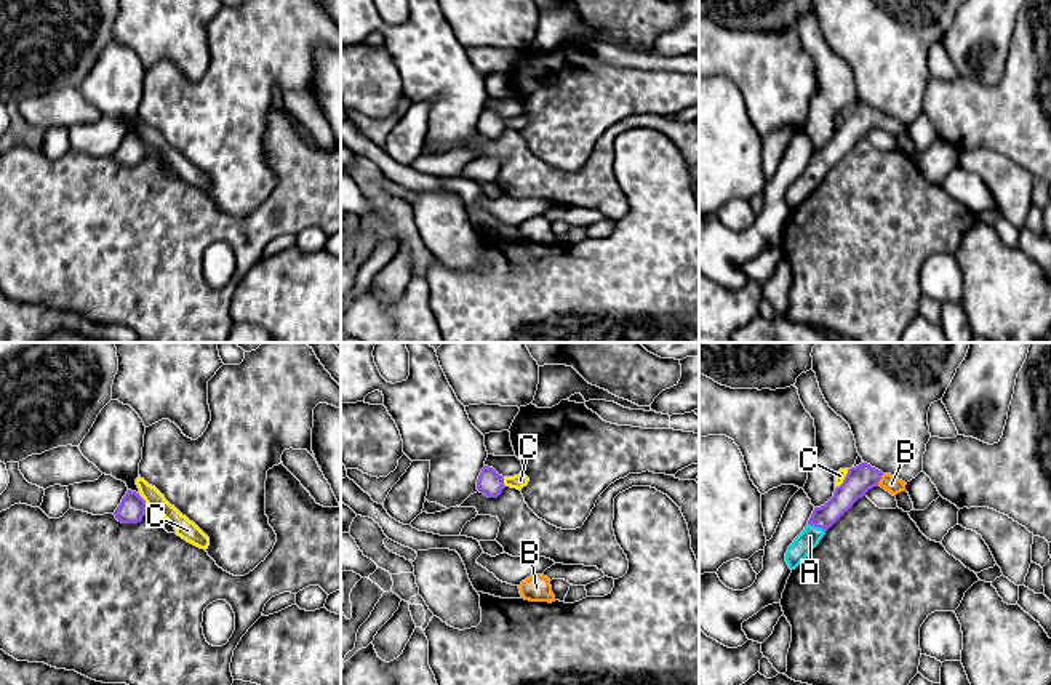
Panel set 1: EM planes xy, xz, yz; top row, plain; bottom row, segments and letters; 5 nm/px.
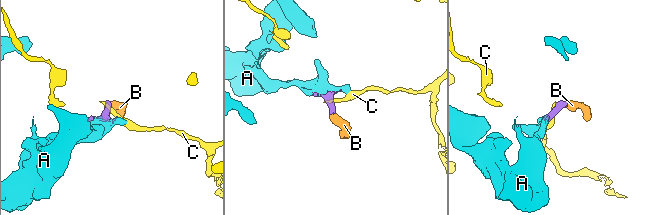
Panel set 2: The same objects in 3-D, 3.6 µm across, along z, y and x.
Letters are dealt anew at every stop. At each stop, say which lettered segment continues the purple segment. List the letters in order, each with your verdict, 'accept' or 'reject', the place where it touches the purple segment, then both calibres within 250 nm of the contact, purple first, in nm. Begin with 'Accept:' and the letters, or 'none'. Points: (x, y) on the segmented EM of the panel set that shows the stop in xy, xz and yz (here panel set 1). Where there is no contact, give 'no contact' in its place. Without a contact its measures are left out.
Accept: A, B
A: accept; contact yz (816, 525); calibres 120 and 100 nm
B: accept; contact yz (879, 480); calibres 140 and 90 nm
C: reject; contact yz (845, 479); calibres 140 and 50 nm

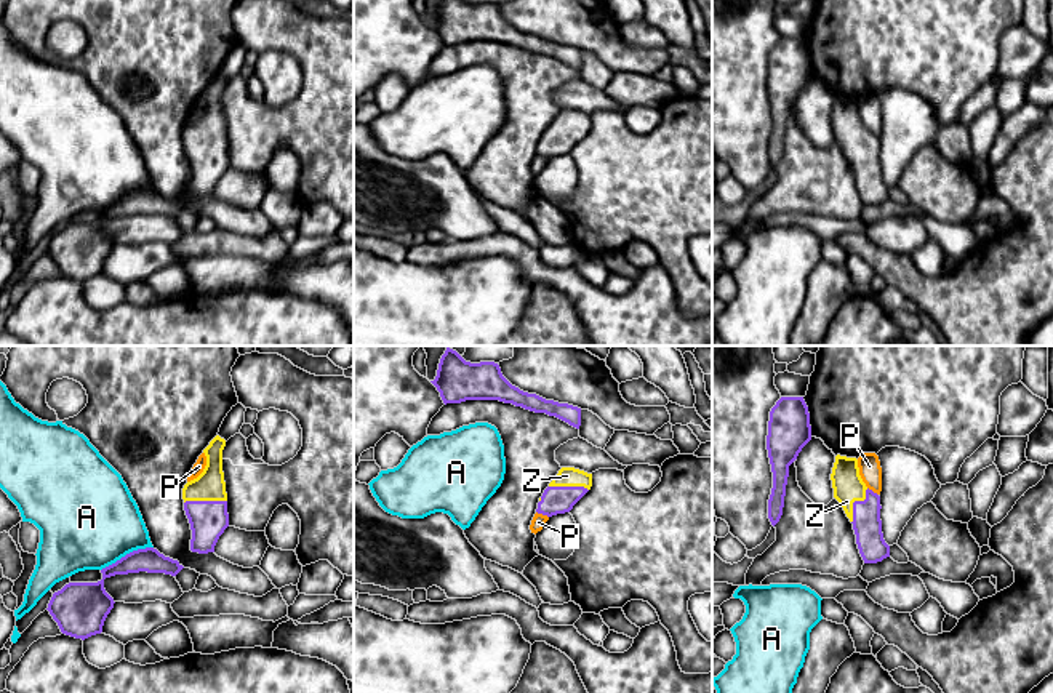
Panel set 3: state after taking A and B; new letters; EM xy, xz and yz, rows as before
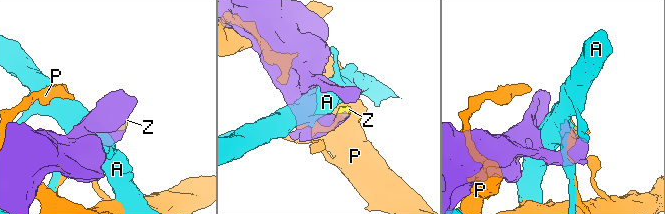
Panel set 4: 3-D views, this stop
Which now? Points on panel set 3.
Accept: Z
A: reject; contact xy (127, 554); calibres 120 and 480 nm
P: reject; contact xz (543, 514); calibres 140 and 70 nm
Z: accept; contact xy (205, 501); calibres 190 and 150 nm

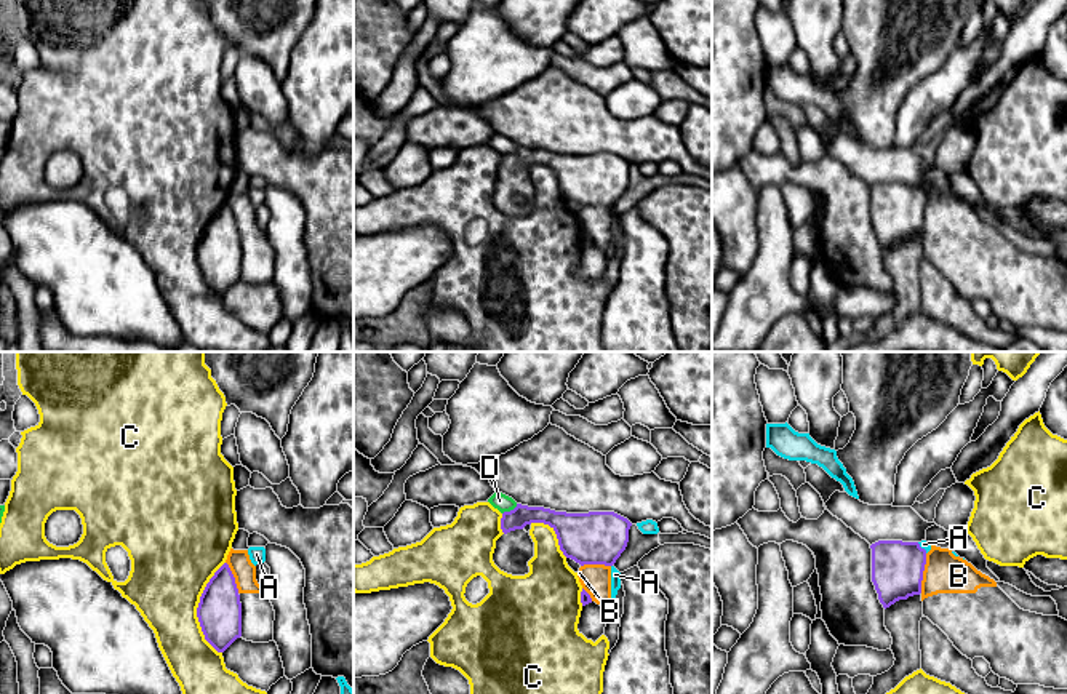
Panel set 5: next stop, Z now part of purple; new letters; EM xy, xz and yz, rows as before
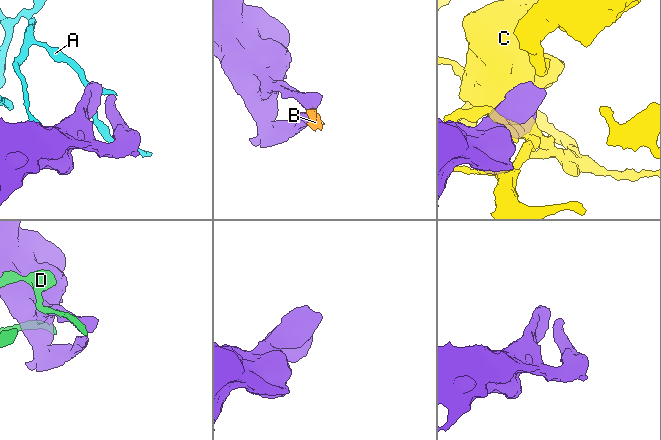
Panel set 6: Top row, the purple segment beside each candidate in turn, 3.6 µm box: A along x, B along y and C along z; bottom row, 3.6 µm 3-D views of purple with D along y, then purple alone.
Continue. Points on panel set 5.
Accept: none
A: reject; contact yz (920, 547); calibres 260 and 50 nm
B: reject; contact yz (922, 573); calibres 260 and 200 nm
C: reject; contact xy (197, 608); calibres 220 and 400 nm
D: reject; contact xz (511, 510); calibres 110 and 90 nm

